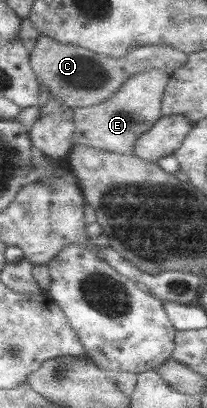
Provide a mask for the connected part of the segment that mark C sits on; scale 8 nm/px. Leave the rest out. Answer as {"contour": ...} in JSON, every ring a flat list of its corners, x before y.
{"contour":[[41,34,29,57,37,79,49,90,50,97,72,108,89,107,107,101,127,78,137,72,158,69,170,75,173,70,186,64,187,60,188,54,166,45,134,47,123,57,114,58,80,46,60,44]]}

